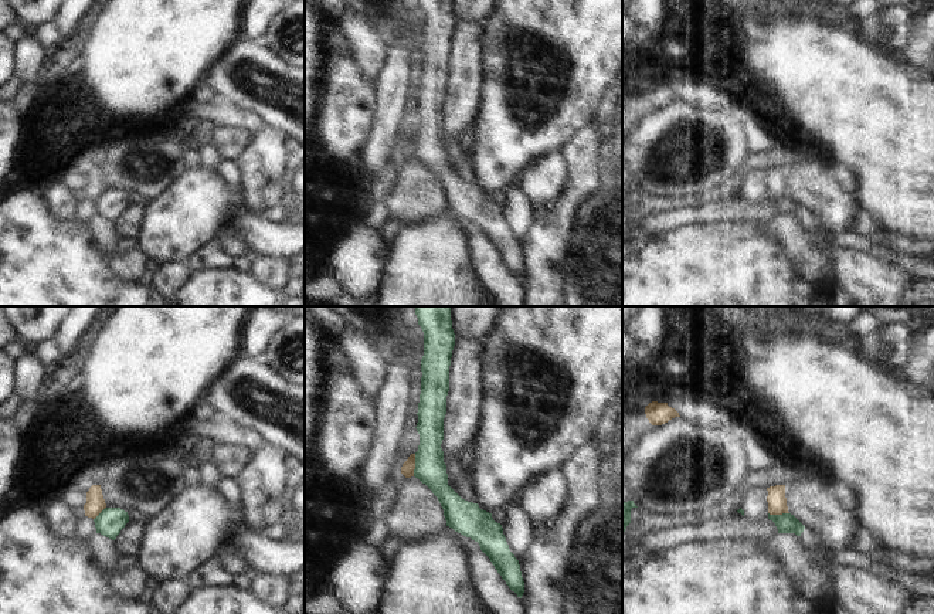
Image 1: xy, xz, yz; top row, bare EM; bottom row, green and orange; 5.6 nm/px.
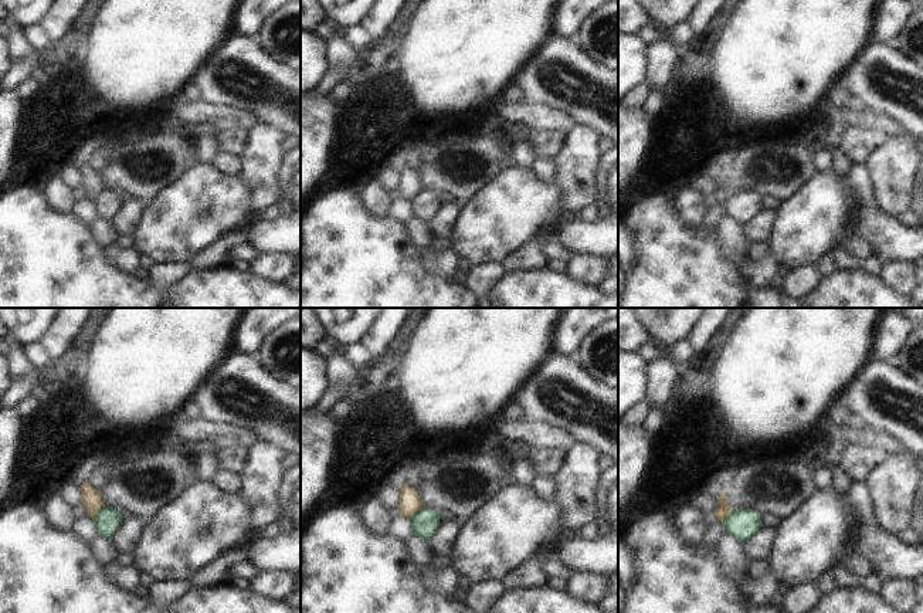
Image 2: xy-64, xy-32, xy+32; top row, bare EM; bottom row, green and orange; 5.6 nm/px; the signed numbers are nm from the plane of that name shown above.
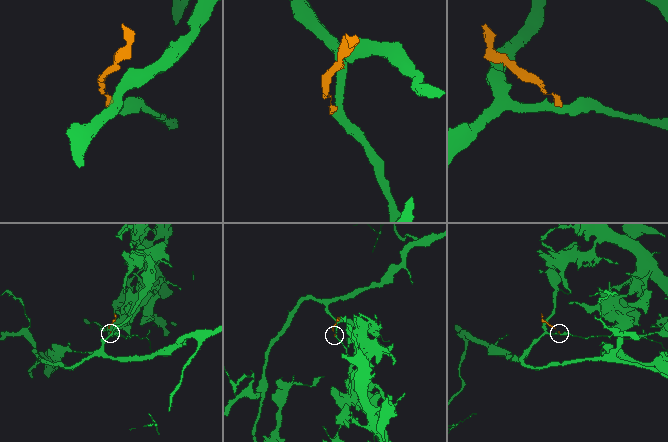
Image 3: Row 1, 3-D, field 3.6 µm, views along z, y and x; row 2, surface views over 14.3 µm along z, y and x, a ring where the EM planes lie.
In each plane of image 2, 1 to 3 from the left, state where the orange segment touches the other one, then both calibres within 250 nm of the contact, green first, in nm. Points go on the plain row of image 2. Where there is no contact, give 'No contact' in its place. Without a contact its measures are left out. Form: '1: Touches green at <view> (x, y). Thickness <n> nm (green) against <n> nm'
1: Touches green at xy-64 (98, 193). Thickness 140 nm (green) against 110 nm
2: Touches green at xy-32 (414, 196). Thickness 150 nm (green) against 120 nm
3: Touches green at xy+32 (726, 200). Thickness 170 nm (green) against 90 nm

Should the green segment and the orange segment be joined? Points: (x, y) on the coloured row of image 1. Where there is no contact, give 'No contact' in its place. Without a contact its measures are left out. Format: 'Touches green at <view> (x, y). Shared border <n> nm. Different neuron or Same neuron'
Touches green at xz (415, 465). Shared border 130 nm. Different neuron

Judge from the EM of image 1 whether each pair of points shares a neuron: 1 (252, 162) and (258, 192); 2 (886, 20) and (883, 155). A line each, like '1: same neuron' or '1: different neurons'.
1: same neuron
2: different neurons

